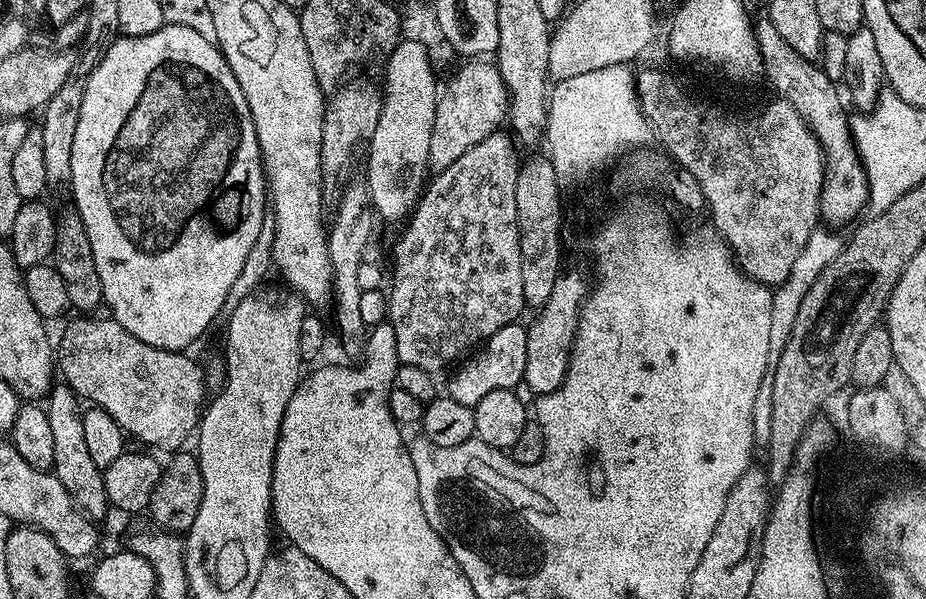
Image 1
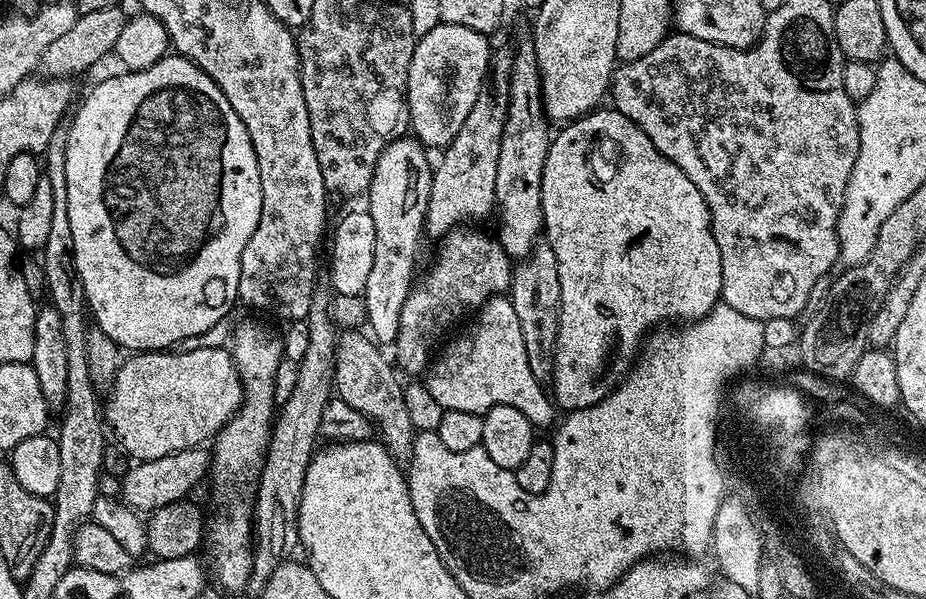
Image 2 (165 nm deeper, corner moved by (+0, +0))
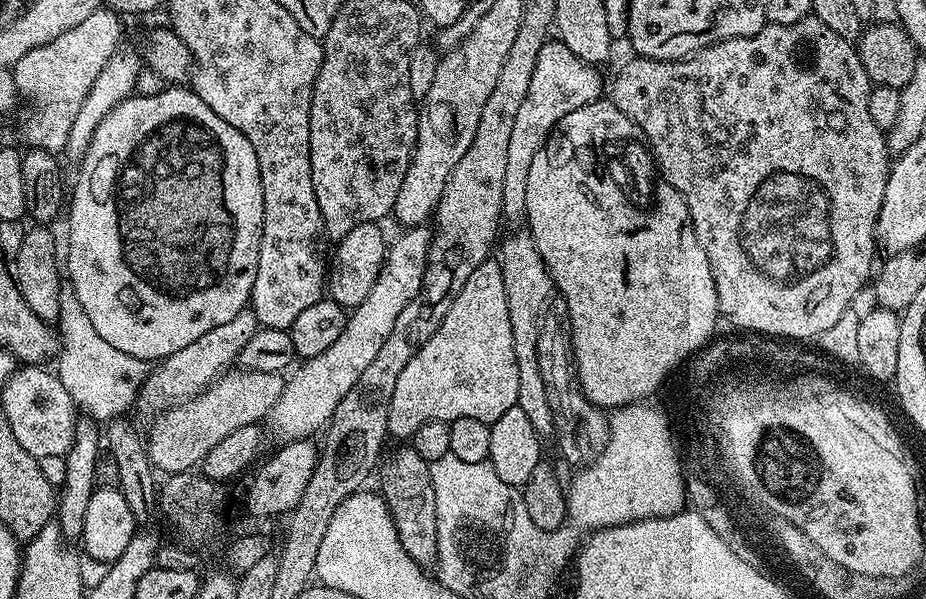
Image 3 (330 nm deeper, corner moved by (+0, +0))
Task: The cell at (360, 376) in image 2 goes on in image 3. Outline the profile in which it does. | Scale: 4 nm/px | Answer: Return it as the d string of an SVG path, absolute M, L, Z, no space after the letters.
M400 446L400 449L387 460L388 457L382 464L382 472L384 468L382 495L388 503L388 512L392 515L394 530L398 530L398 542L402 542L402 548L406 550L406 554L410 554L410 558L414 558L414 562L418 562L420 568L431 569L436 564L438 554L438 524L435 518L434 484L431 481L430 463L410 446Z

